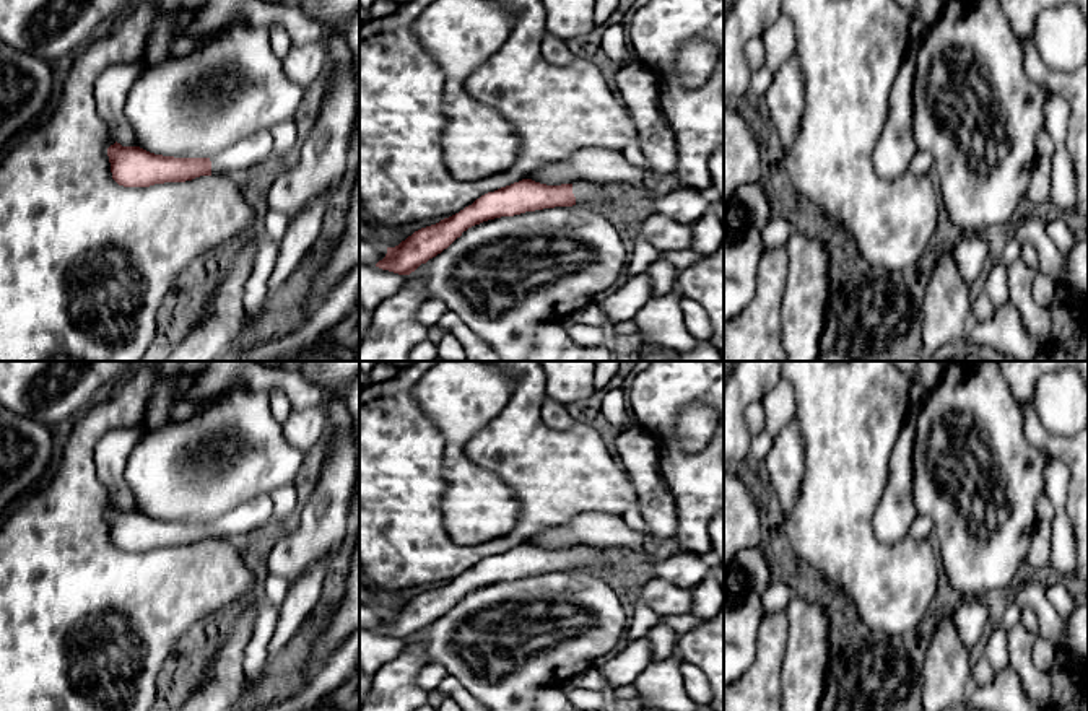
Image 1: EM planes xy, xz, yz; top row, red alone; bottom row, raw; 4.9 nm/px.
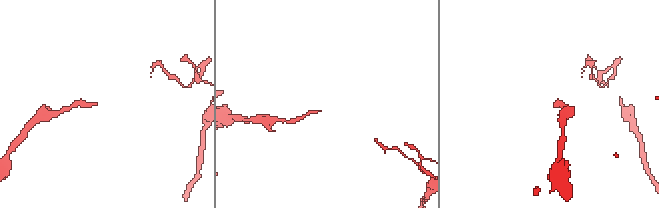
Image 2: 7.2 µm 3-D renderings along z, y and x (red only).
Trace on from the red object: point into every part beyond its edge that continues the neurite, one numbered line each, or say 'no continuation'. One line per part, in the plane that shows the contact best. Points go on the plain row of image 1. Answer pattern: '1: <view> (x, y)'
1: xz (586, 557)

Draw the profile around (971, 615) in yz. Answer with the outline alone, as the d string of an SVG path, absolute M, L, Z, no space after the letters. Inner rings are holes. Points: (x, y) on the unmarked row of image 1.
M986 599L956 600L953 617L961 643L971 652L987 635L989 608Z

